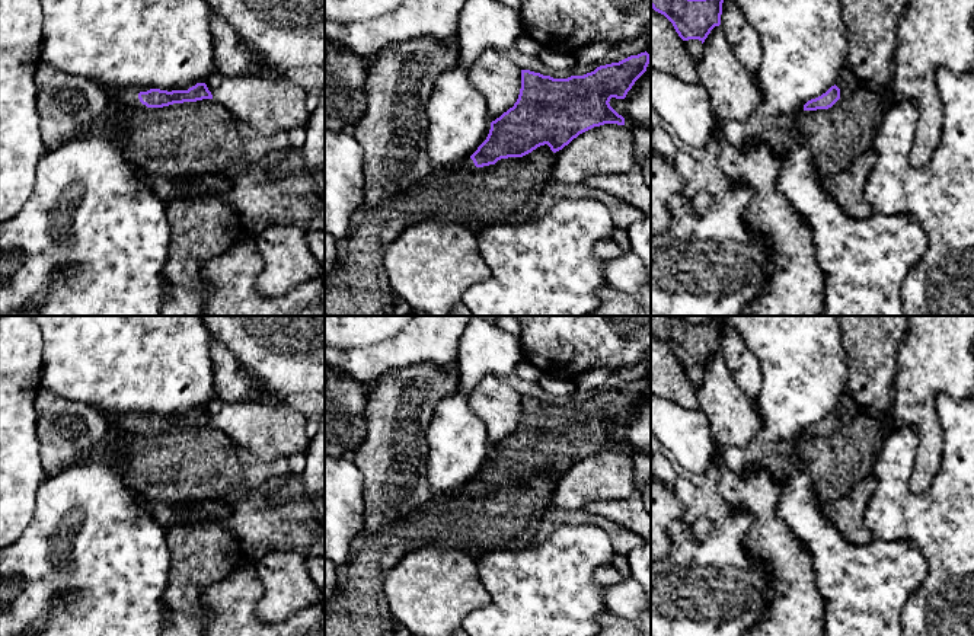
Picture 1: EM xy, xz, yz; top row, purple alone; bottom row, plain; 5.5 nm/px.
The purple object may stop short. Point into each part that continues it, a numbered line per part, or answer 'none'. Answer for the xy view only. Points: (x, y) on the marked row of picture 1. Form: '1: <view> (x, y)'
1: xy (127, 98)

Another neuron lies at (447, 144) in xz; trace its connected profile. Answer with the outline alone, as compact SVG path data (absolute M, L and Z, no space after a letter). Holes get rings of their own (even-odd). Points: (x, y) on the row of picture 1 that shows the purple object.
M466 0L457 26L459 61L451 70L437 77L425 108L429 122L427 153L431 163L437 166L450 166L466 160L486 140L492 121L485 98L469 83L469 68L486 48L502 52L512 47L523 33L520 13L498 0Z

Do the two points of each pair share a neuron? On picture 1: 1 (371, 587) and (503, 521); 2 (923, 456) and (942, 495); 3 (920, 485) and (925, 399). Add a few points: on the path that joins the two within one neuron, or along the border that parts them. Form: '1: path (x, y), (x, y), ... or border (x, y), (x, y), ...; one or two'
1: path (392, 550), (418, 529), (438, 523), (466, 523); one
2: border (942, 443), (938, 472), (923, 492), (913, 494); two
3: path (928, 463), (928, 425), (925, 421); one

